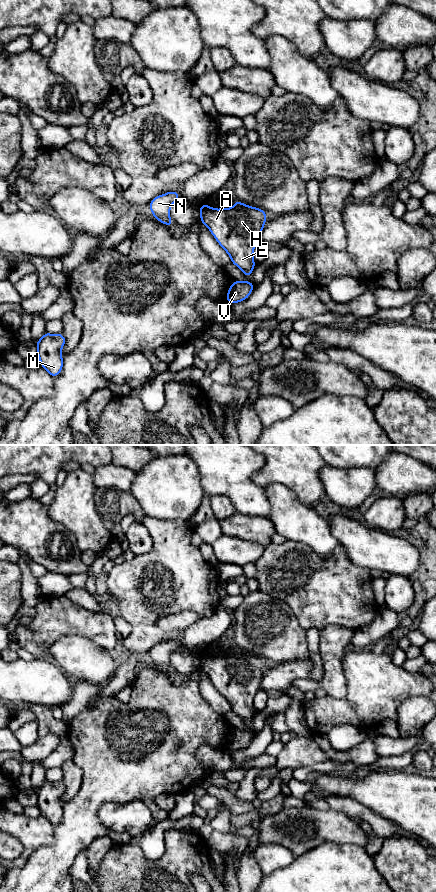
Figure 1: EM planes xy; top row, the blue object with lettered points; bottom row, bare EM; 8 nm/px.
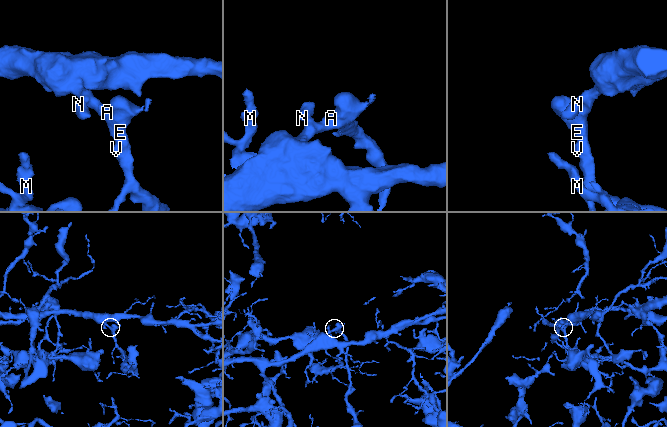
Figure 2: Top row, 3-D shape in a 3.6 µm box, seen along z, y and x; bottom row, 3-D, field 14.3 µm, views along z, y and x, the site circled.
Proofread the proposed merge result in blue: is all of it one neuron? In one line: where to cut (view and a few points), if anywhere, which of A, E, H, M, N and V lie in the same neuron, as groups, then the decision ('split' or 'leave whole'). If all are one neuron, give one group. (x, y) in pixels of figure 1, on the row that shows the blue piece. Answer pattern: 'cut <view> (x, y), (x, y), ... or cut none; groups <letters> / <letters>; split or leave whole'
cut none; groups A E H M N V; leave whole

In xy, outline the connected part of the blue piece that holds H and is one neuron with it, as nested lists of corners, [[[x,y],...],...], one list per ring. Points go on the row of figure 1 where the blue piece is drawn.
[[[237,200],[230,208],[211,208],[206,203],[199,210],[199,221],[230,256],[231,263],[249,277],[256,266],[253,252],[267,222],[266,211]]]

